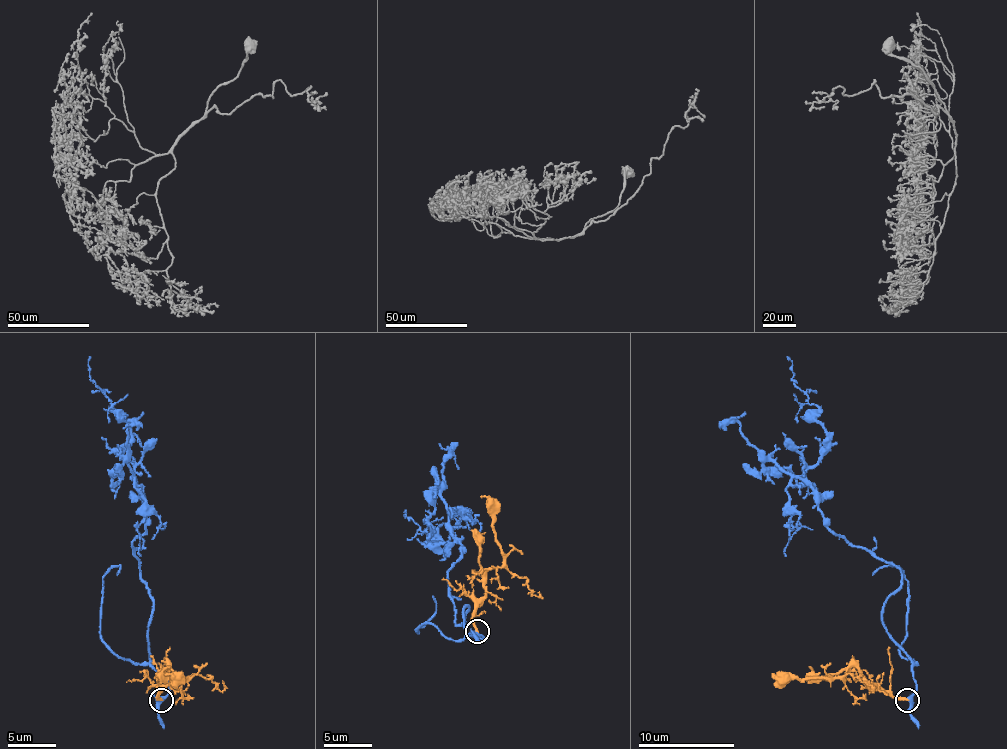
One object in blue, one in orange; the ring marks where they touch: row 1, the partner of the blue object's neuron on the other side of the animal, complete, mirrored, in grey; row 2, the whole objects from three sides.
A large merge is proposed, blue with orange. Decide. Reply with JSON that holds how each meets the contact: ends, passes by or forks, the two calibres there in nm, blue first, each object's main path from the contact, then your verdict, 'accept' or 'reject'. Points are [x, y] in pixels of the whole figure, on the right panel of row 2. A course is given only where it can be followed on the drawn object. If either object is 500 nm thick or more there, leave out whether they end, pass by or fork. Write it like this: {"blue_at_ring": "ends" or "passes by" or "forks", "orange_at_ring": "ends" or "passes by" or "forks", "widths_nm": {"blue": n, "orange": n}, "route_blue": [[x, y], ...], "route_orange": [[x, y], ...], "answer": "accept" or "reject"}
{"blue_at_ring": "passes by", "orange_at_ring": "ends", "widths_nm": {"blue": 360, "orange": 200}, "route_blue": [[907, 699], [916, 682], [883, 603], [902, 572], [823, 517], [806, 471], [827, 433], [787, 356]], "route_orange": [[907, 699], [890, 697], [854, 666], [844, 678], [772, 675]], "answer": "reject"}

